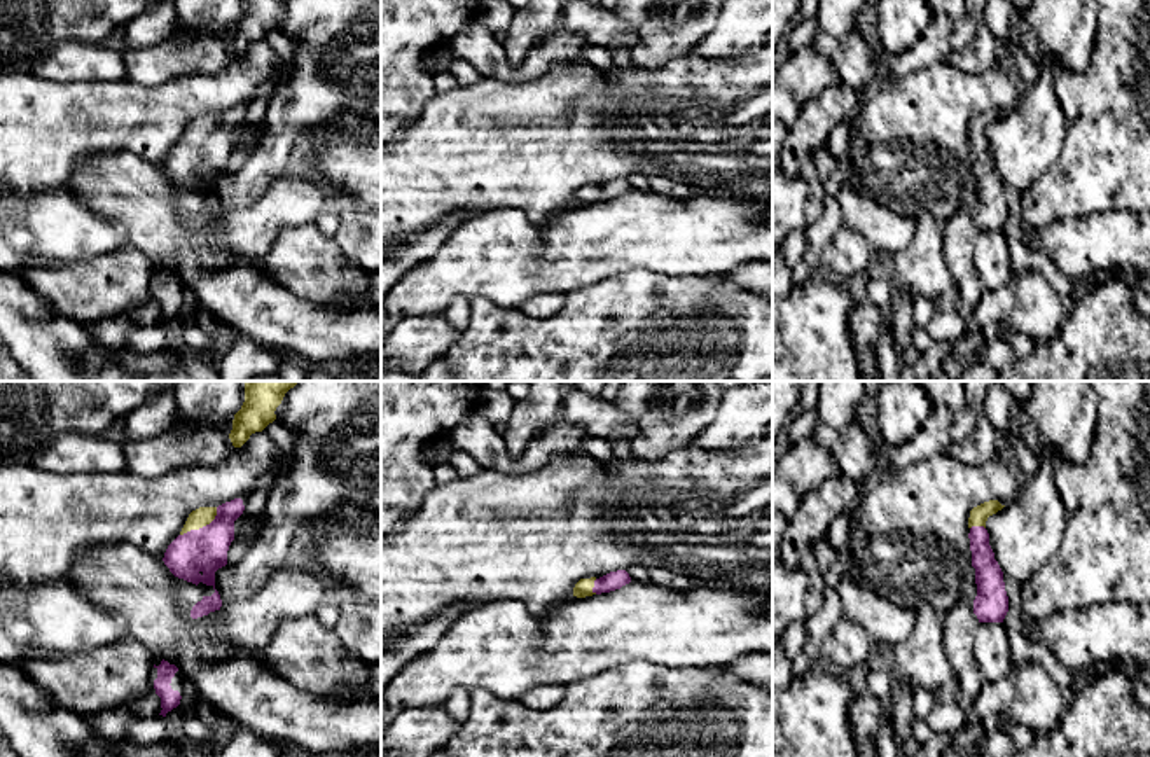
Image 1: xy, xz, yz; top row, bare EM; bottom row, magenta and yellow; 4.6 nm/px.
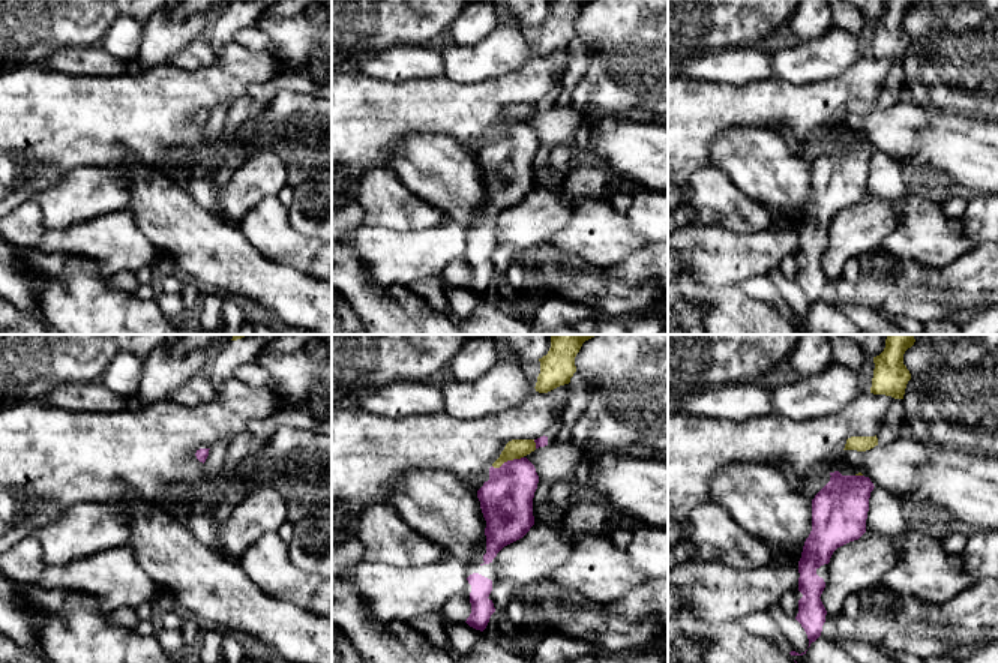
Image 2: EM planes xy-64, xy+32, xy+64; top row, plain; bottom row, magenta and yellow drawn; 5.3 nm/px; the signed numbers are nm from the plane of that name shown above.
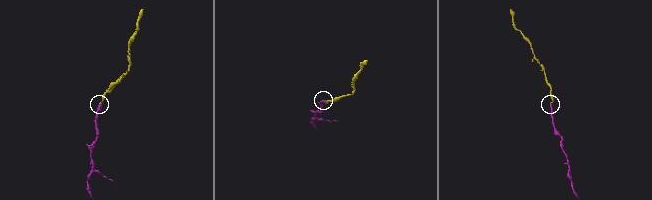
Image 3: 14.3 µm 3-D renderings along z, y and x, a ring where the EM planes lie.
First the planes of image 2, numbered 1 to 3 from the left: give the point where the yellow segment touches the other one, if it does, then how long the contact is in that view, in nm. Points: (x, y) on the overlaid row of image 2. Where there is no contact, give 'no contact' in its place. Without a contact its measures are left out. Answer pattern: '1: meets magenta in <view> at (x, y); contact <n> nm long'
1: no contact
2: meets magenta in xy+32 at (508, 461); contact 180 nm long
3: meets magenta in xy+64 at (859, 476); contact 40 nm long

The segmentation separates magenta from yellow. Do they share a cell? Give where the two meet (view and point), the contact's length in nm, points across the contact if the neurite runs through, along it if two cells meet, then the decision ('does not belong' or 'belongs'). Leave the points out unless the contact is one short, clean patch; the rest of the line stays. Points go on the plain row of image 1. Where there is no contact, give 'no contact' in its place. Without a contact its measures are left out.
contact xy (203, 135); length 220 nm; way xy (205, 158), (203, 135), (201, 125); belongs

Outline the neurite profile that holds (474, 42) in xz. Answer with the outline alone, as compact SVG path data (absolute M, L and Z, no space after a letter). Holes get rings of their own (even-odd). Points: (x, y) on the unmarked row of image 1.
M472 19L444 47L454 58L468 61L482 77L516 82L540 79L556 63L578 61L584 45L582 33L559 26L535 44L517 68L510 68L495 33Z

